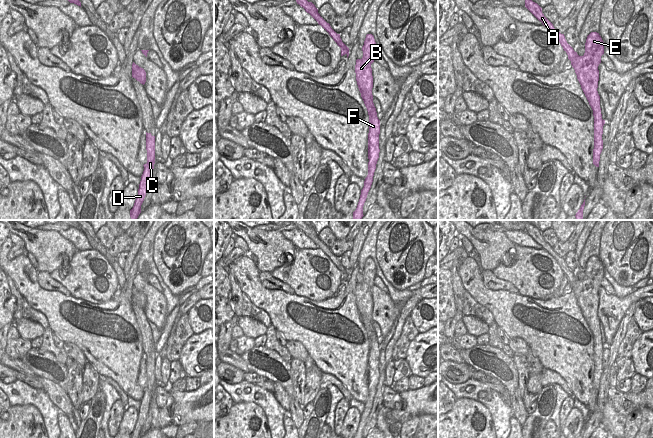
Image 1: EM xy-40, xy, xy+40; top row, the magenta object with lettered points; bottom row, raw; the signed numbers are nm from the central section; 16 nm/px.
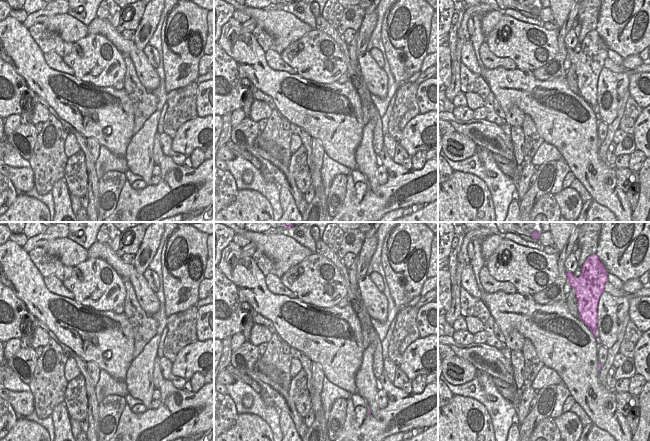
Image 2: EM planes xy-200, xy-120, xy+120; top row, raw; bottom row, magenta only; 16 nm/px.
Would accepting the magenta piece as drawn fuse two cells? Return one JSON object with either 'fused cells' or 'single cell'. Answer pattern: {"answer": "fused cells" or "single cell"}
{"answer": "single cell"}

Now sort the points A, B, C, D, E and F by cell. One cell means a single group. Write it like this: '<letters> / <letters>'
A B C D E F

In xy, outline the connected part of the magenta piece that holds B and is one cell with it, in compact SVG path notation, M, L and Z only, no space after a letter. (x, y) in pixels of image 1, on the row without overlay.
M367 258L362 271L363 281L356 284L355 297L356 305L361 317L361 321L367 332L369 339L369 357L368 357L368 399L364 405L364 411L361 414L360 423L353 438L363 438L363 430L368 416L373 406L373 400L376 388L379 382L379 358L380 344L377 341L376 332L373 327L373 300L371 288L374 286L374 279L377 276L376 266L372 258Z

